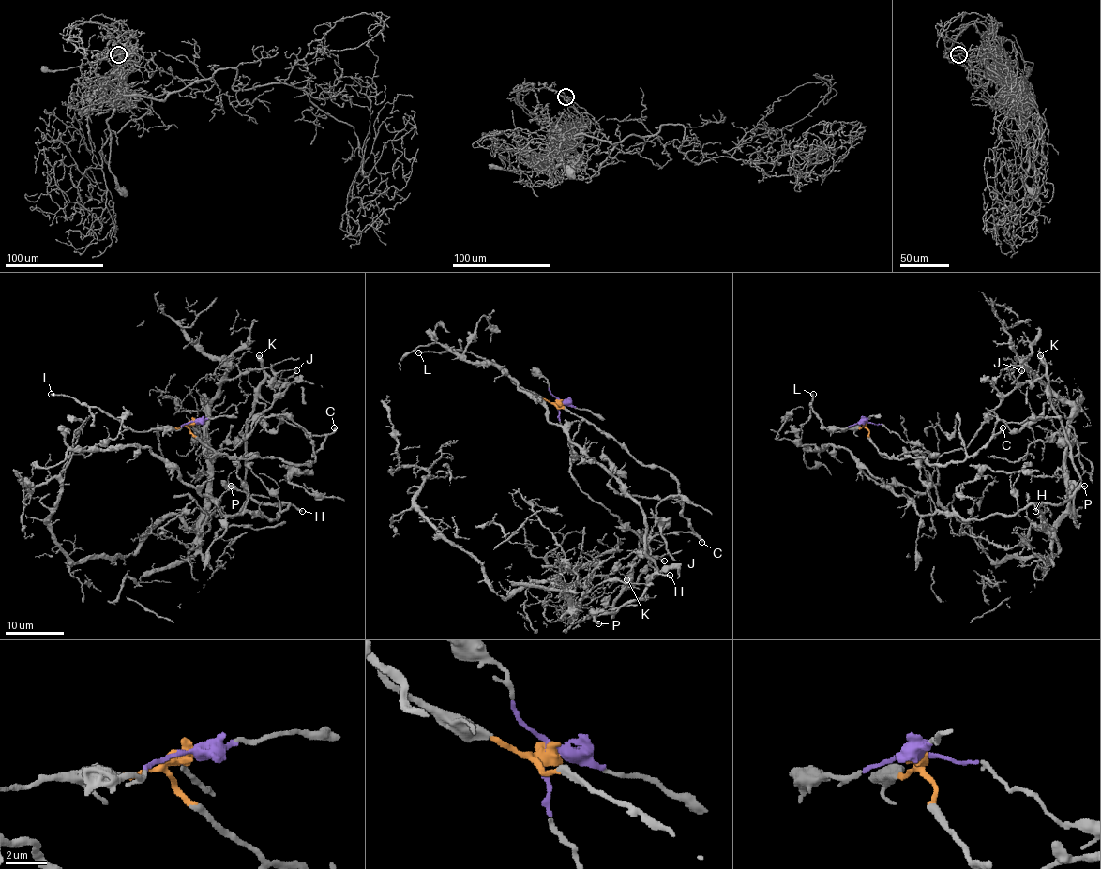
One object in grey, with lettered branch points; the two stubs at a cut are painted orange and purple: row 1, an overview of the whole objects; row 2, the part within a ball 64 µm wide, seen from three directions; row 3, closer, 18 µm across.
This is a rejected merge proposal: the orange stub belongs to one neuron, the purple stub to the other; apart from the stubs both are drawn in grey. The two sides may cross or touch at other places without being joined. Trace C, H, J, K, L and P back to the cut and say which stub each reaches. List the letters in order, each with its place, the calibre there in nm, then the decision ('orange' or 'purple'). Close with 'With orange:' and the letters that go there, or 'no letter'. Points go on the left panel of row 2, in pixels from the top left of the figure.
C: (334, 427) | 260 nm | orange
H: (302, 511) | 240 nm | purple
J: (296, 370) | 190 nm | purple
K: (259, 355) | 280 nm | purple
L: (51, 394) | 260 nm | orange
P: (231, 486) | 240 nm | purple
With orange: C, L

